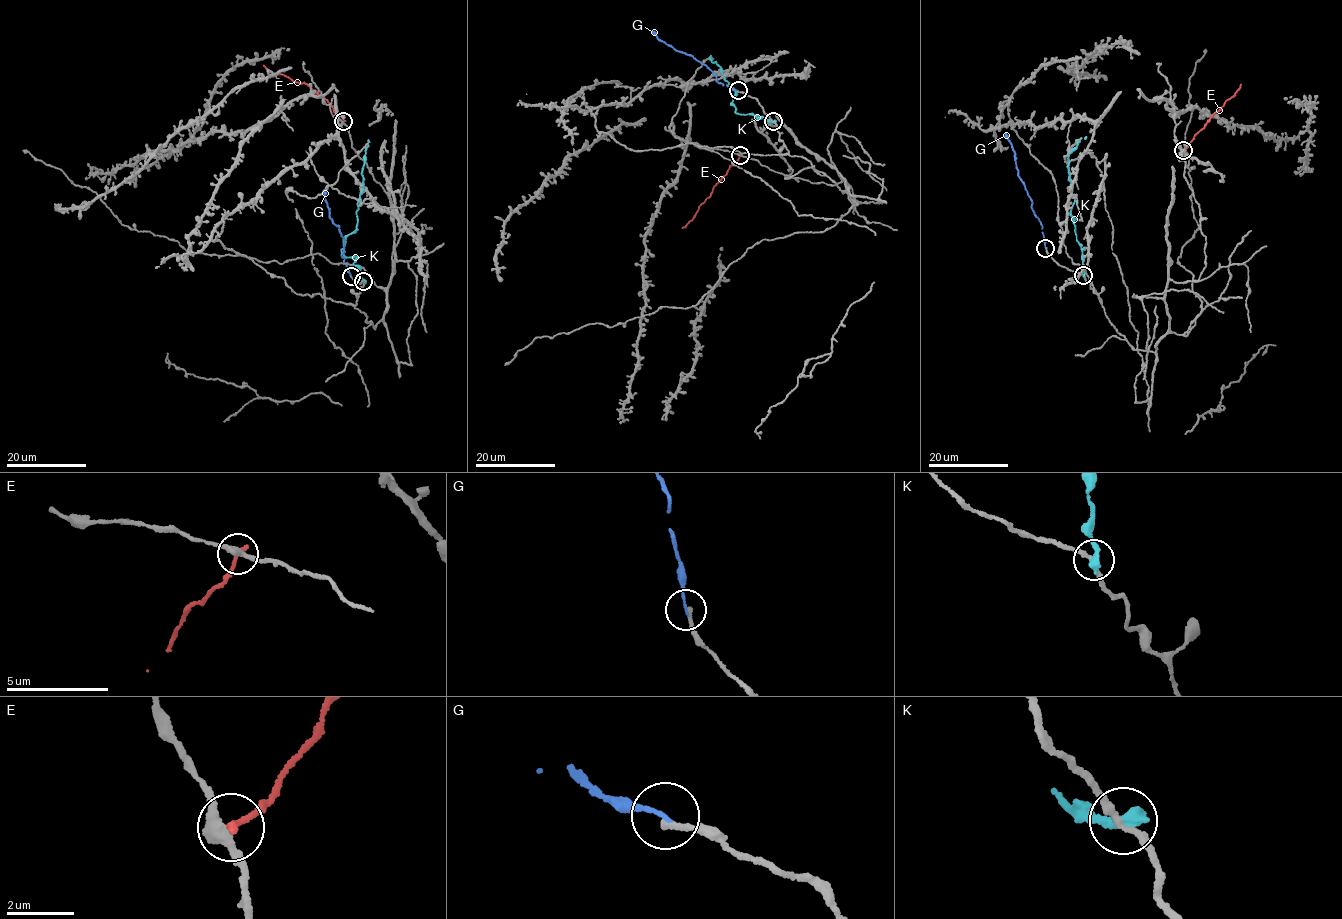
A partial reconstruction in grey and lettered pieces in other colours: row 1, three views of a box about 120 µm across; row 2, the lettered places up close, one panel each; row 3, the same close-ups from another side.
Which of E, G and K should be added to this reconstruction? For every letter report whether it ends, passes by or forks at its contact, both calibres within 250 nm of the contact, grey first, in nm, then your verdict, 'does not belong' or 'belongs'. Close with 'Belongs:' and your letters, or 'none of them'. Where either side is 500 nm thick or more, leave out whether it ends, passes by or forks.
E: it ends | 360/220 nm | does not belong
G: it ends | 200/130 nm | belongs
K: it ends | 180/440 nm | does not belong
Belongs: G

